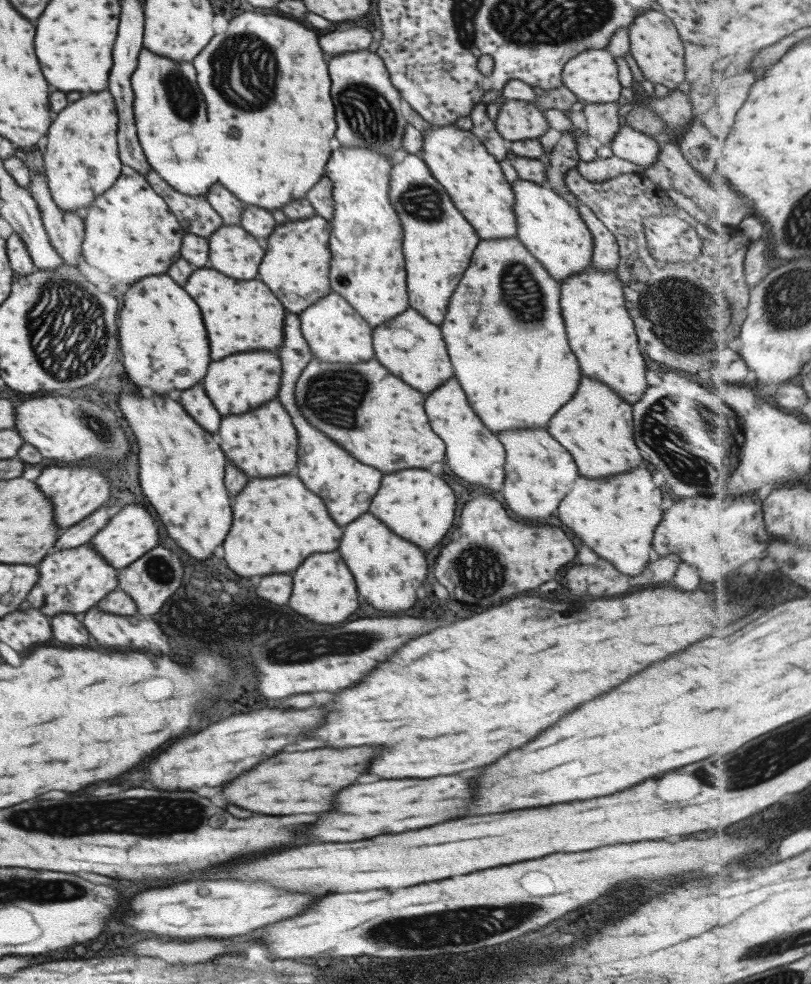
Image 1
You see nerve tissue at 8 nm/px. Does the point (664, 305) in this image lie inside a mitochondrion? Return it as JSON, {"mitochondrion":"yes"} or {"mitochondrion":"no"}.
{"mitochondrion":"yes"}

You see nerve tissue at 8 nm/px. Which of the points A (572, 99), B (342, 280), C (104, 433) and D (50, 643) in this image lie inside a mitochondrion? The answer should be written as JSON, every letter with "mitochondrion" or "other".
{"A":"other","B":"other","C":"mitochondrion","D":"other"}

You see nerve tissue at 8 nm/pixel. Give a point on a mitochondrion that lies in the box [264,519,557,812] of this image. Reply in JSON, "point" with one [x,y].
{"point":[479,572]}

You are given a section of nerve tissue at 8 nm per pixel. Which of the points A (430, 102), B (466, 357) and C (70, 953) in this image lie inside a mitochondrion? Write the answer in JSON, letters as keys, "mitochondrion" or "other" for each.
{"A":"other","B":"other","C":"other"}

